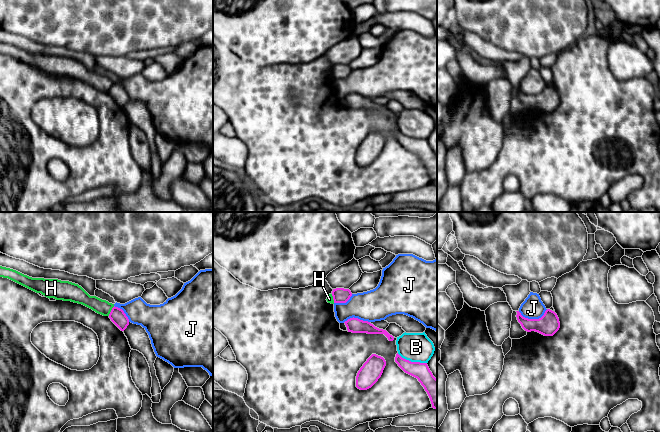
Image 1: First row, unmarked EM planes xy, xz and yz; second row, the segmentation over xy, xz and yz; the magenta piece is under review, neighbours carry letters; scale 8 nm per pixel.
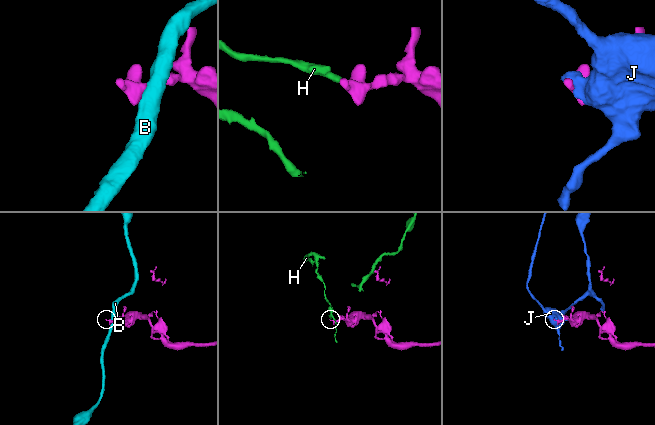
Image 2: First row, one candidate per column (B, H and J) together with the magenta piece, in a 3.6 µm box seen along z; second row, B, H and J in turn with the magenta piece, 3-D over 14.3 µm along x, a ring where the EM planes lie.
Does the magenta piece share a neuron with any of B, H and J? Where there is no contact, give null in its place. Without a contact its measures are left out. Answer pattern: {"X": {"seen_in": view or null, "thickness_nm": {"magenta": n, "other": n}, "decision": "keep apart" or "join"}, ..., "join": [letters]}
{"B": {"seen_in": "xz", "thickness_nm": {"magenta": 140, "other": 240}, "decision": "keep apart"}, "H": {"seen_in": "xy", "thickness_nm": {"magenta": 120, "other": 120}, "decision": "keep apart"}, "J": {"seen_in": "yz", "thickness_nm": {"magenta": 170, "other": 180}, "decision": "keep apart"}, "join": []}

